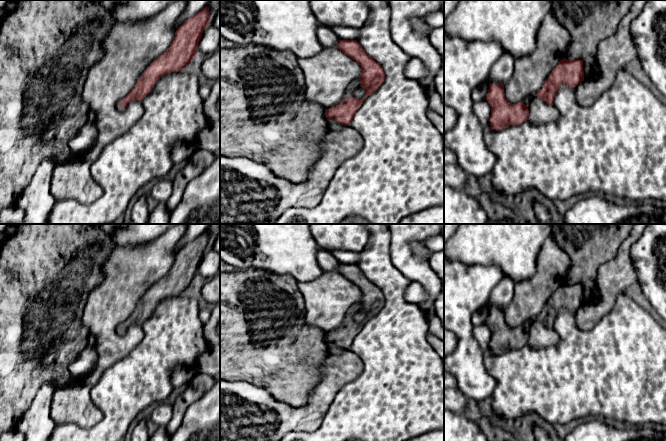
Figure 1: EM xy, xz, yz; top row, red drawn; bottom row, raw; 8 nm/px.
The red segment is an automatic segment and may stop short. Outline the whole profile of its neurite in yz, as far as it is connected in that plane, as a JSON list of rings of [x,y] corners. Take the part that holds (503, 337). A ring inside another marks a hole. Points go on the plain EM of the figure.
[[[493,307],[489,309],[486,323],[491,331],[490,350],[497,355],[525,346],[533,320],[527,320],[521,326],[512,328],[505,321],[504,308]]]

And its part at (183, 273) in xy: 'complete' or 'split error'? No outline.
split error

